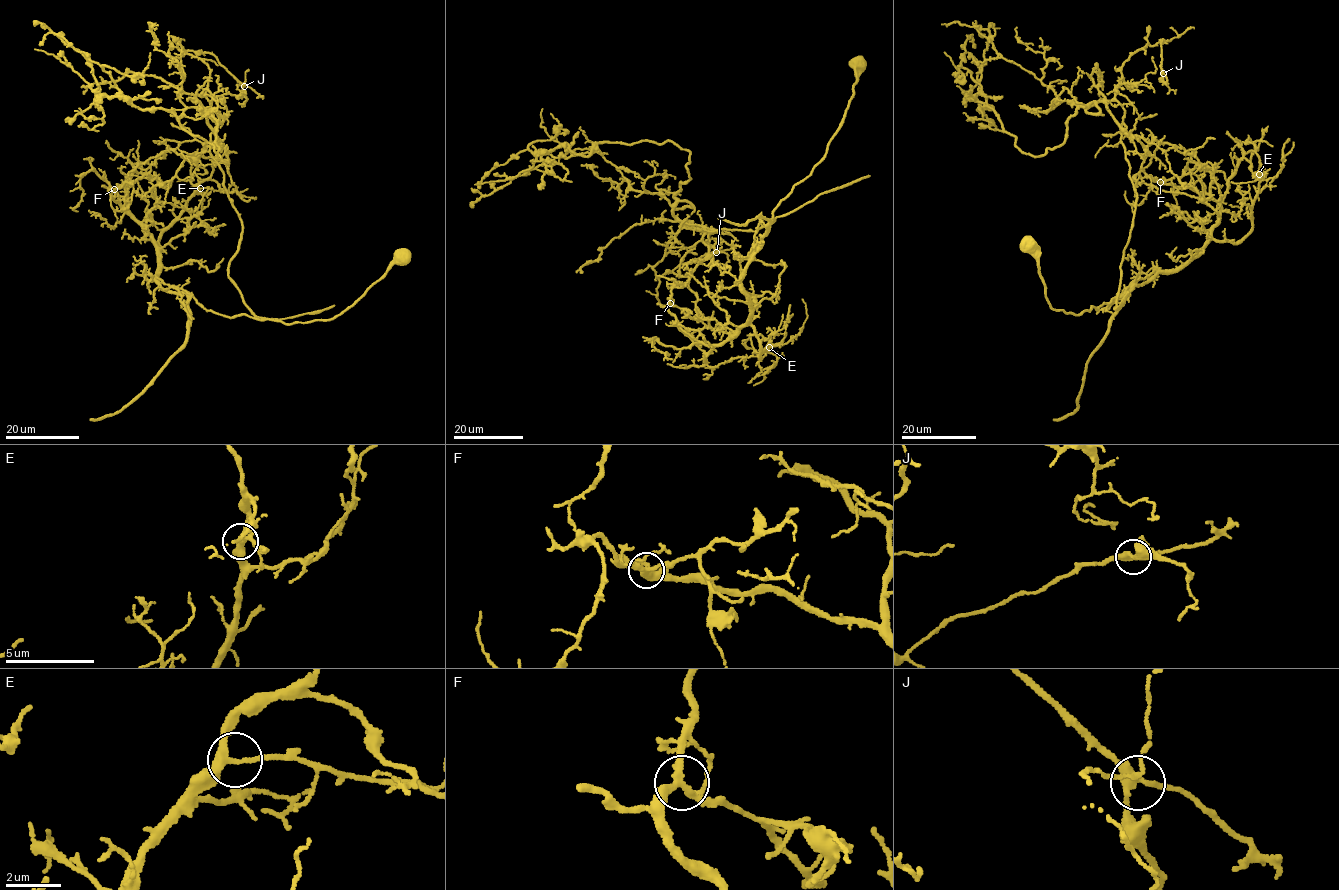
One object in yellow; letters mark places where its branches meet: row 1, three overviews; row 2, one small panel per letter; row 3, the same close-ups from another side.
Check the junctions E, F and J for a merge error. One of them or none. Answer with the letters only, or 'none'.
F

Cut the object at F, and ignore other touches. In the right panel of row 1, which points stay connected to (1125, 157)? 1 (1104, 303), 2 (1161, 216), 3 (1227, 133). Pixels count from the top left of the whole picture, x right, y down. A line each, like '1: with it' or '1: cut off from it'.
1: cut off from it
2: cut off from it
3: cut off from it

